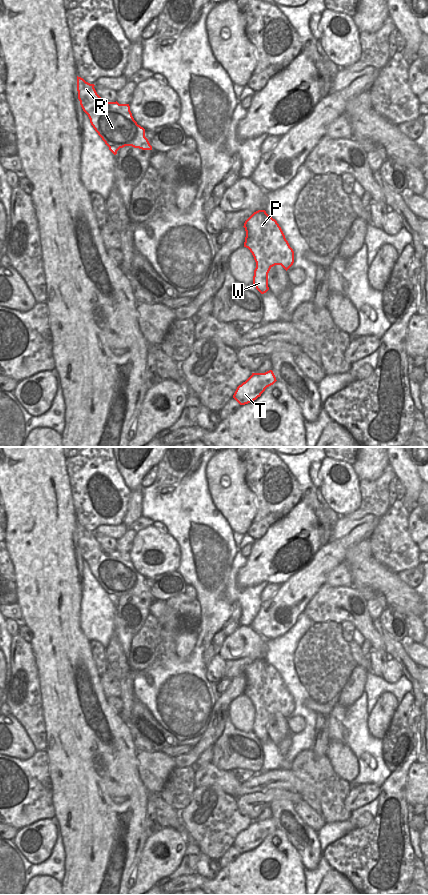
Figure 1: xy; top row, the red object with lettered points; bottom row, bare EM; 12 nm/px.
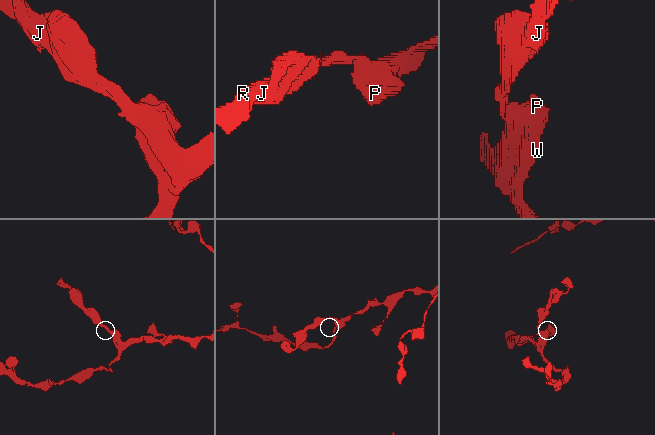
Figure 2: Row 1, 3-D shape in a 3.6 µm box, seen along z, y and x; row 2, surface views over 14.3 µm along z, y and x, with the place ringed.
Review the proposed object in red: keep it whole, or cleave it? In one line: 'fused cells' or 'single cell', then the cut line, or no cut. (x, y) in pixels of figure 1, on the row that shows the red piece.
single cell; cut none

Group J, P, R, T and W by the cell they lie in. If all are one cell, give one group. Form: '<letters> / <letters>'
J P R T W

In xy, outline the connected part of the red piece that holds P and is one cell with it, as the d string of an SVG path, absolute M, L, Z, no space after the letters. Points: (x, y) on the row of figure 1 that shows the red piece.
M265 210L254 212L243 227L246 231L244 247L250 250L256 262L253 285L264 294L269 290L270 269L281 265L287 271L294 263L294 251L277 221Z

